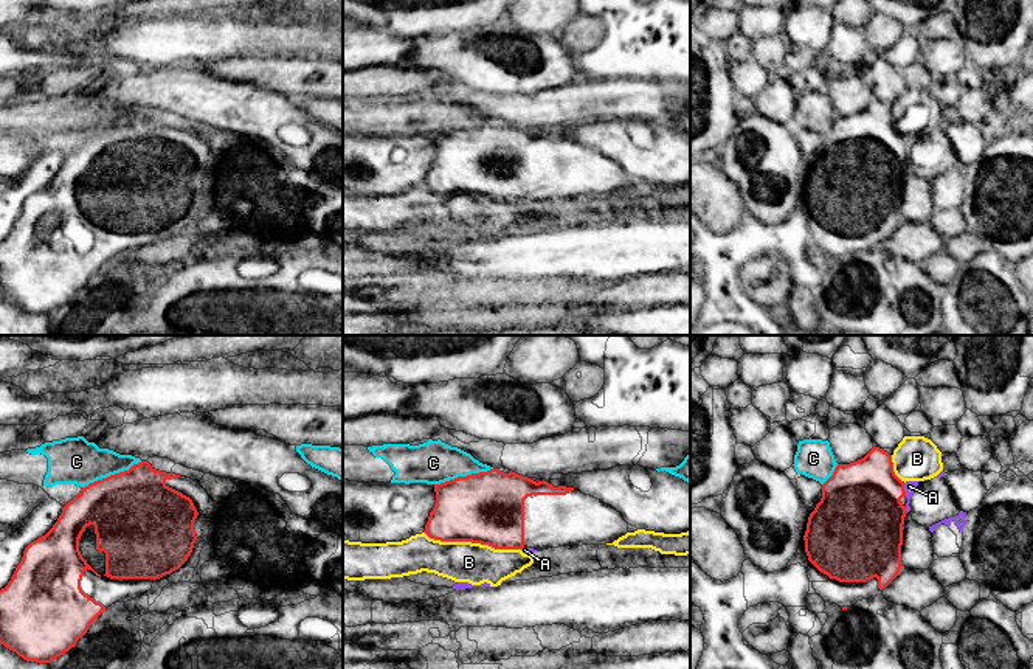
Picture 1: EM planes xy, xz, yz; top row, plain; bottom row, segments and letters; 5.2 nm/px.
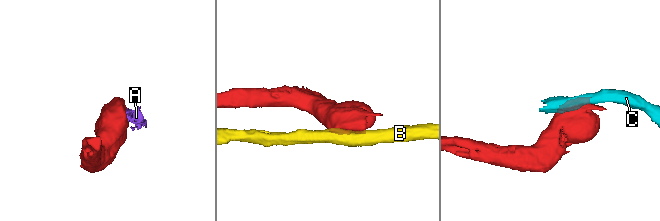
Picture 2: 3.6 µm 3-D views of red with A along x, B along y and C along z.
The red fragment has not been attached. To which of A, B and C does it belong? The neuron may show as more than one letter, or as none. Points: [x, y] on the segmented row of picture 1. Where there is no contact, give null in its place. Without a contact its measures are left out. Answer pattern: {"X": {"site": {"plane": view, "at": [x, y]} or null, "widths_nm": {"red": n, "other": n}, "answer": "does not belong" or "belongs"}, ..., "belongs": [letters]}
{"A": {"site": {"plane": "yz", "at": [903, 489]}, "widths_nm": {"red": 440, "other": 60}, "answer": "does not belong"}, "B": {"site": {"plane": "xz", "at": [472, 542]}, "widths_nm": {"red": 380, "other": 200}, "answer": "does not belong"}, "C": {"site": {"plane": "xy", "at": [112, 475]}, "widths_nm": {"red": 440, "other": 240}, "answer": "does not belong"}, "belongs": []}

